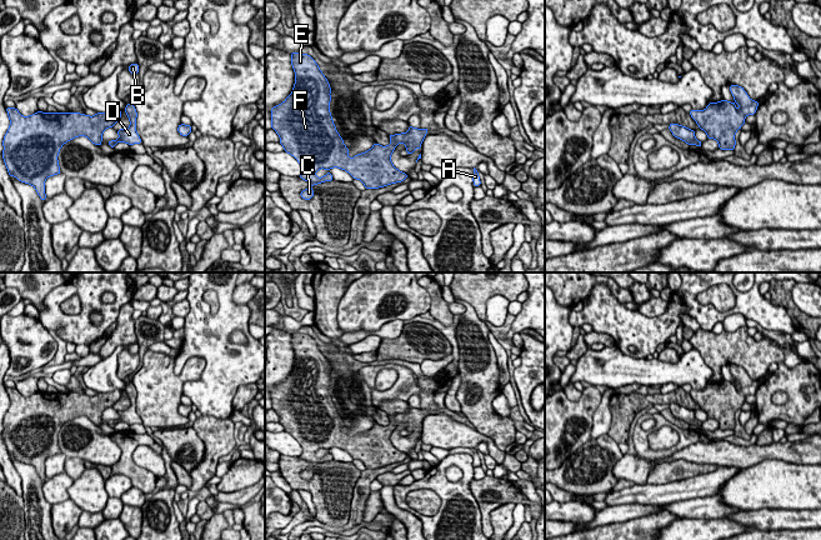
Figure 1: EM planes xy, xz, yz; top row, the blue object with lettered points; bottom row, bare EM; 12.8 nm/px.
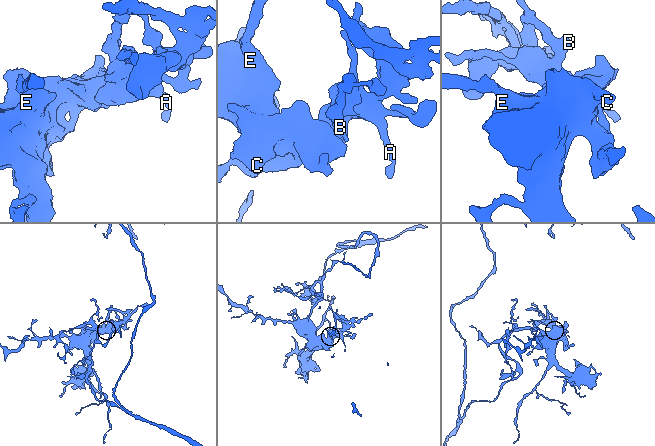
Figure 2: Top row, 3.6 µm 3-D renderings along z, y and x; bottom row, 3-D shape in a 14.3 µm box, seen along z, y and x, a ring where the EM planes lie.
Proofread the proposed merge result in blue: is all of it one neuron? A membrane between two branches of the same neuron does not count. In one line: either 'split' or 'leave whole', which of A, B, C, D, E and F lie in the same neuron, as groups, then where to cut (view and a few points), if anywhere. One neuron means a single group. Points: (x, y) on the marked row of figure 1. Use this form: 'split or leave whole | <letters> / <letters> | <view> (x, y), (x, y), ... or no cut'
leave whole | A B C D E F | no cut

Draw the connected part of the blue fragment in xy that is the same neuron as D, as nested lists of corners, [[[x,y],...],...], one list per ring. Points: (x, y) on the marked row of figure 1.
[[[130,102],[126,104],[125,112],[129,116],[130,126],[127,129],[117,130],[119,139],[114,140],[114,141],[110,140],[107,142],[112,149],[114,149],[115,144],[120,142],[120,141],[126,142],[129,145],[141,144],[141,139],[136,132],[136,116],[137,116],[137,112],[136,112],[136,109],[135,109],[134,104],[130,104]]]

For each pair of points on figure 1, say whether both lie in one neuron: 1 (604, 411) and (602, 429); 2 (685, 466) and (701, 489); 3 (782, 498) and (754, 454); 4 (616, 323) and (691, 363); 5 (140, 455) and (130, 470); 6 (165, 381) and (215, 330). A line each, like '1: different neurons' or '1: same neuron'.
1: same neuron
2: different neurons
3: different neurons
4: different neurons
5: different neurons
6: different neurons

